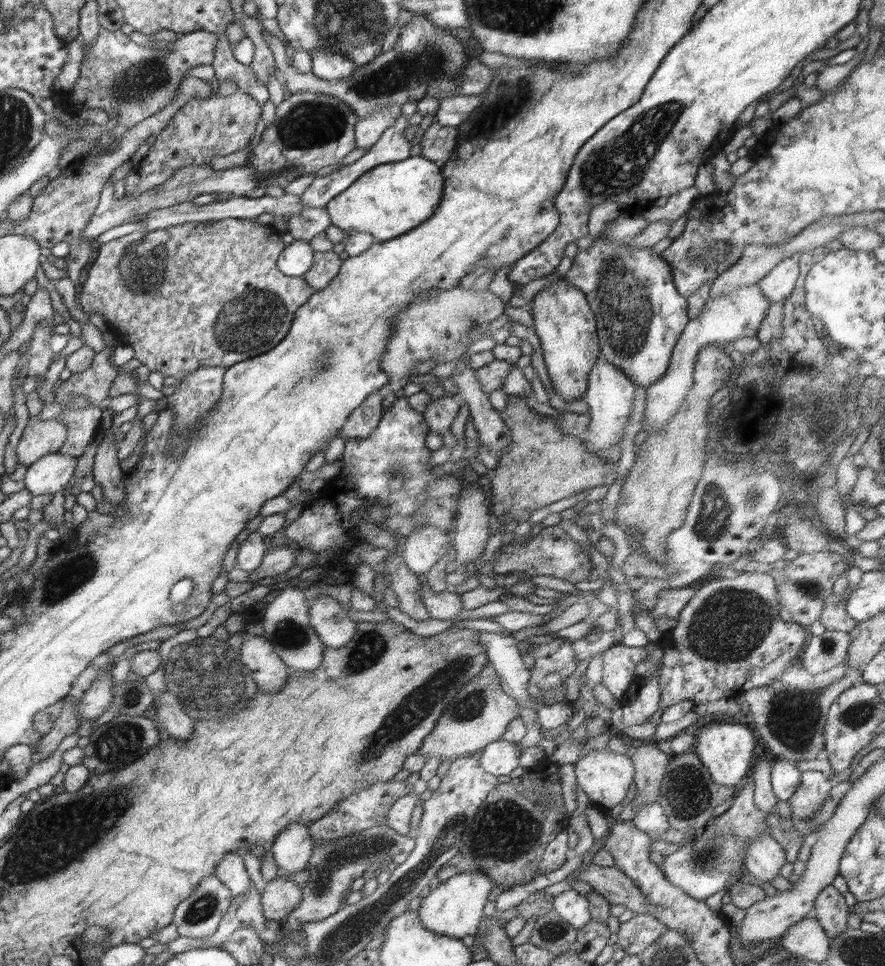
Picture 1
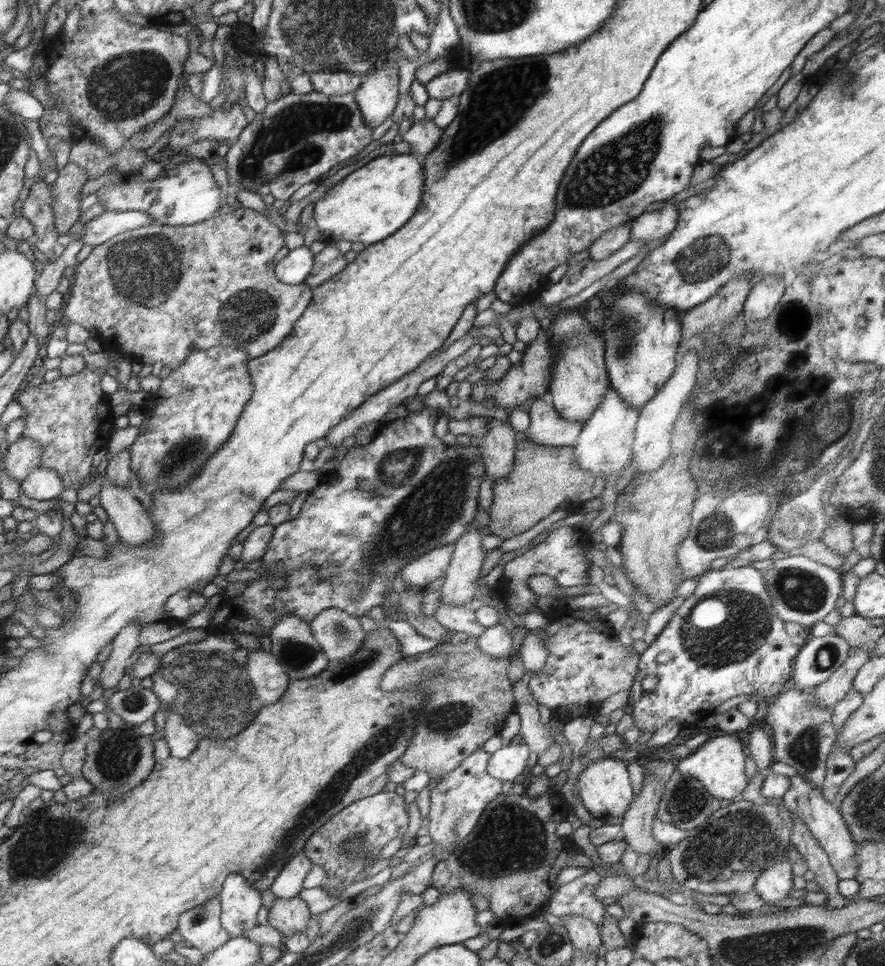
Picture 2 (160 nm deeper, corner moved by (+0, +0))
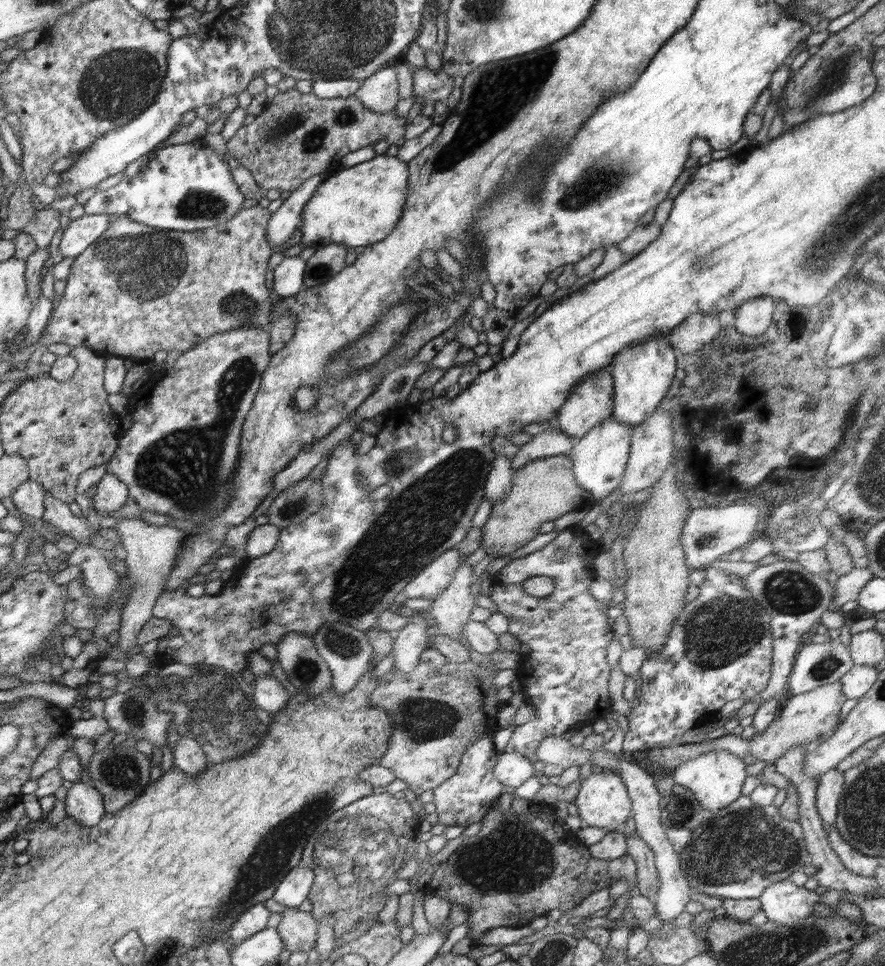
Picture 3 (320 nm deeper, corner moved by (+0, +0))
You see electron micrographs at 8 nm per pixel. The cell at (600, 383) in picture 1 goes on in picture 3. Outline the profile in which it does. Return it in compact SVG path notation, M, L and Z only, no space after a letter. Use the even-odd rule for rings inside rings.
M610 416L602 424L592 428L586 436L582 436L582 439L578 440L578 443L570 450L568 456L572 460L577 483L580 488L591 494L594 501L600 502L618 488L626 472L632 434L632 427L616 422L613 416Z

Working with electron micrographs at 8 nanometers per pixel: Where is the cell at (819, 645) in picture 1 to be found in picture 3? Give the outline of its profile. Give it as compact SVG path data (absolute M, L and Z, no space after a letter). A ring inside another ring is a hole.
M837 641L802 644L788 678L786 695L796 695L839 680L853 666L851 650Z

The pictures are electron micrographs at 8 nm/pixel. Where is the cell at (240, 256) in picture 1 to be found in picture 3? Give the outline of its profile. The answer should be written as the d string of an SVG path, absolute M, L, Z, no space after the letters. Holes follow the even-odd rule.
M258 204L242 210L238 215L233 216L227 224L221 224L221 226L202 231L180 232L150 228L149 225L140 224L126 215L111 214L109 216L109 225L100 235L100 238L90 244L88 248L85 248L84 252L73 260L69 270L70 274L65 280L66 286L63 295L55 302L55 308L45 326L44 332L42 332L42 336L32 346L20 351L20 354L12 354L12 360L26 360L32 352L40 348L40 344L44 346L45 344L50 345L54 342L62 342L62 344L68 344L71 348L87 346L90 350L99 353L101 356L135 357L137 361L149 363L159 350L177 350L181 354L182 351L196 348L198 344L204 339L208 339L210 335L217 335L236 327L253 324L264 327L271 334L271 354L278 352L295 335L294 327L296 327L297 320L295 320L291 312L283 312L283 314L278 315L274 313L275 308L283 301L284 296L280 296L278 292L273 290L272 284L270 290L266 286L266 283L268 283L267 278L264 278L266 276L266 268L268 268L266 264L268 264L268 258L274 252L275 247L269 244L268 239L270 217L270 212Z

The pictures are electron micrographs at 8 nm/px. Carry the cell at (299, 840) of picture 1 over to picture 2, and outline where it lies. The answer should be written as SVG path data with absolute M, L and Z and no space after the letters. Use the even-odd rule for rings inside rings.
M300 851L300 853L294 854L294 857L288 858L285 868L270 887L272 894L280 899L299 897L300 892L304 889L302 883L310 870L312 870L312 864L306 857L306 852Z

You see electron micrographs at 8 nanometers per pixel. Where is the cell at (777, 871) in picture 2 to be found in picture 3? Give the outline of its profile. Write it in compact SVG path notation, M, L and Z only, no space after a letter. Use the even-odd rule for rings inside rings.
M784 879L766 888L758 900L768 921L778 927L796 927L814 915L812 911L819 903L819 895Z

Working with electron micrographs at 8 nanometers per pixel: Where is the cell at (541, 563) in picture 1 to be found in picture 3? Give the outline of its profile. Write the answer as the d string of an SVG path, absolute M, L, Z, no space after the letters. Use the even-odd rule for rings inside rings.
M565 529L550 544L524 557L513 559L506 565L506 568L502 568L494 576L493 591L490 597L496 603L497 612L508 617L509 632L528 646L528 654L522 656L516 669L516 677L521 684L524 701L535 706L537 714L535 720L516 726L503 752L518 752L528 760L536 762L539 742L549 736L562 736L580 722L593 724L597 719L605 718L611 712L610 708L600 706L600 698L604 698L606 696L604 692L608 692L611 668L606 660L606 655L613 632L608 623L609 606L596 600L590 594L591 580L596 578L592 563L594 554L596 554L596 546L592 540L581 538L580 534ZM560 550L564 550L568 554L556 561L554 556ZM533 576L553 578L555 580L554 592L546 598L529 595L524 590L522 583Z

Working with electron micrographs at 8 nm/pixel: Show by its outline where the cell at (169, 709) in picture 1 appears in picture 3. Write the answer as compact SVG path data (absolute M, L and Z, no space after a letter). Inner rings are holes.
M179 735L180 739L174 748L173 762L182 772L190 776L198 776L209 765L209 760L196 740Z

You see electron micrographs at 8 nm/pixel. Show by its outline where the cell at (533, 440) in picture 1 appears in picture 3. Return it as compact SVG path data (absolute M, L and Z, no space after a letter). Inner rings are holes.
M568 455L534 460L514 472L513 487L504 499L492 504L492 511L482 527L482 548L494 557L506 557L540 534L540 526L584 507L593 505L591 494L577 483Z

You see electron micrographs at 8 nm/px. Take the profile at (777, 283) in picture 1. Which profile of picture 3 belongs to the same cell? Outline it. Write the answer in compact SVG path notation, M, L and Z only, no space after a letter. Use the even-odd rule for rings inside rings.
M769 296L748 300L736 308L734 328L746 336L764 334L771 323L775 301Z

